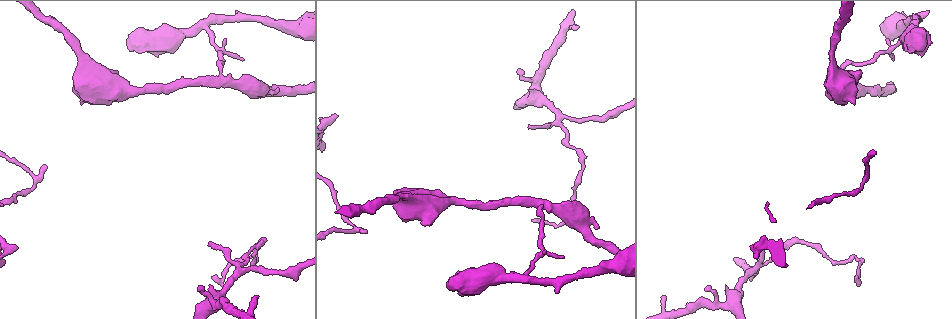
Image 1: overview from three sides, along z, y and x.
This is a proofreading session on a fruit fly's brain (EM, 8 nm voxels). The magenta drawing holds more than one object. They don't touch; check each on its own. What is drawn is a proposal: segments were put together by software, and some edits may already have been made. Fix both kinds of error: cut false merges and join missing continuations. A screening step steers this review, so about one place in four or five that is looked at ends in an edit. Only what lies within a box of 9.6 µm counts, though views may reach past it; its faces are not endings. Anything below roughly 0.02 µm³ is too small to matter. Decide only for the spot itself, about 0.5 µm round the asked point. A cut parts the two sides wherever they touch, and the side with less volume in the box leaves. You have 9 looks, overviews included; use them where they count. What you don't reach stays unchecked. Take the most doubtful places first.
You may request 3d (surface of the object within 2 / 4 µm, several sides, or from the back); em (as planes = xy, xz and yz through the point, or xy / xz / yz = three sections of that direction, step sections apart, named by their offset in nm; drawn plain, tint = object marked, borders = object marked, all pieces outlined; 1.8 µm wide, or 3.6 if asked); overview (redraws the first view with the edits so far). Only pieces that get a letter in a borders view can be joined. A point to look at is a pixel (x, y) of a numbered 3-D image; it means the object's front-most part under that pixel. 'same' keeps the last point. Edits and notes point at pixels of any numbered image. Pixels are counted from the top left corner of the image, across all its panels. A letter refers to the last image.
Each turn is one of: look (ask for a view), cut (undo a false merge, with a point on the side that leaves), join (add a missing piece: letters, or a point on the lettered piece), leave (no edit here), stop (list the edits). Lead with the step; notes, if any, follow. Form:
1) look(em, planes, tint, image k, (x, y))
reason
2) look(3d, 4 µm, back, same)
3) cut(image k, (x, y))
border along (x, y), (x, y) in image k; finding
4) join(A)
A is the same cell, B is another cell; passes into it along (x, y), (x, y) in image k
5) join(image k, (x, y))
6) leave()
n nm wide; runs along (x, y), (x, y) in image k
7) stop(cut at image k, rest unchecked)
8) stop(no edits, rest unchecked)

look(em, 3.6 µm, yz, step 16, borders, image 1, (16, 248))
free end

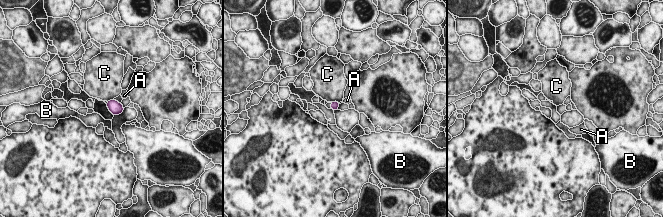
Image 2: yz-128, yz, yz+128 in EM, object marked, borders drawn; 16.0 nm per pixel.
look(em, 3.6 µm, planes, borders, same)

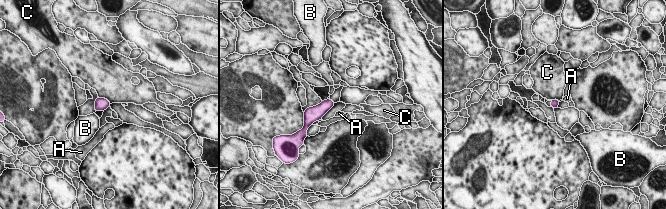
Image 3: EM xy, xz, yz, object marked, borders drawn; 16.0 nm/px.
leave()
A, B and C are other cells; border along (98, 96), (106, 98), (111, 103) in image 3; none of them fits

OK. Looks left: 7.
look(3d, 2 µm, image 1, (525, 275))
sudden change in width

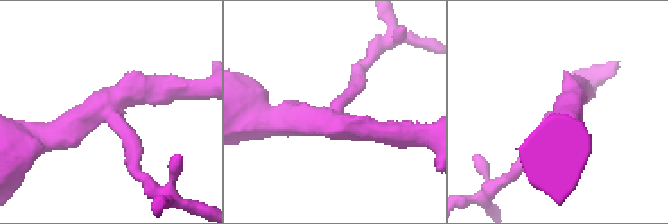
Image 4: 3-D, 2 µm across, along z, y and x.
look(em, planes, plain, image 4, (560, 113))
3 arms; shape alone is not enough

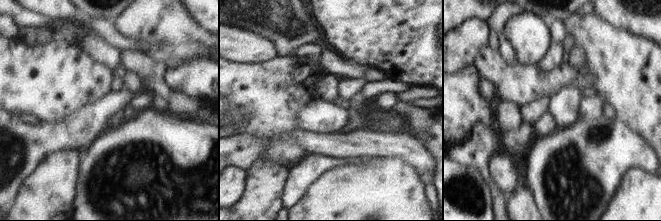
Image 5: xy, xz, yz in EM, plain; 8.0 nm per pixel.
look(em, planes, borders, same)

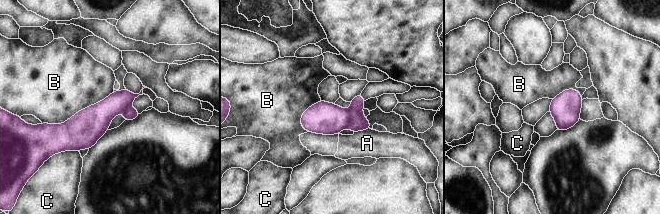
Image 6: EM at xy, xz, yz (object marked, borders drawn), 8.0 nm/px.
cut(image 6, (326, 118))
A, B and C are other cells; border along (348, 110), (350, 113), (349, 127) in image 6; a second neuron is stuck on

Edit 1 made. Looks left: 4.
look(overview)
see it whole again

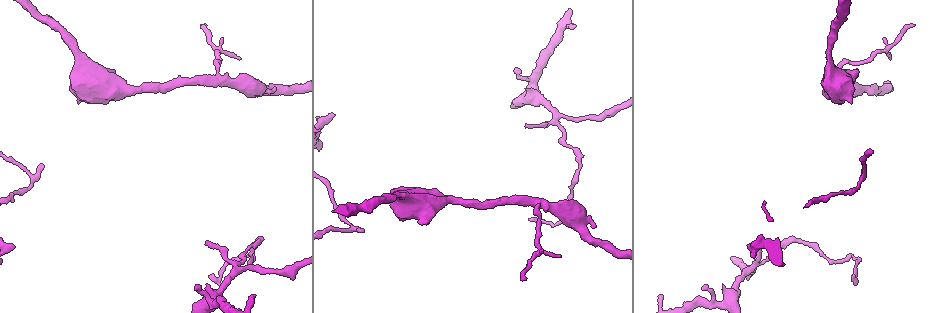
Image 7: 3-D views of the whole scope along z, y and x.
look(3d, 4 µm, image 7, (555, 115))
arms part here

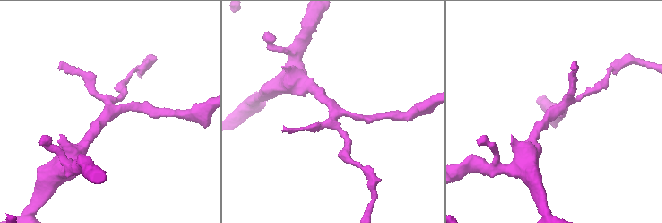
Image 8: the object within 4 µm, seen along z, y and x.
look(em, xy, step 16, plain, image 8, (108, 114))

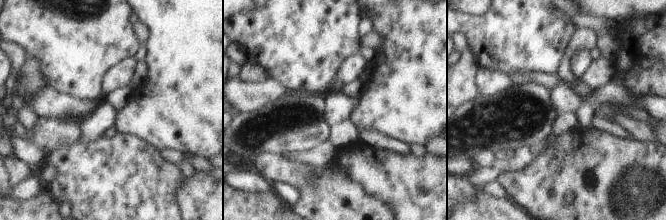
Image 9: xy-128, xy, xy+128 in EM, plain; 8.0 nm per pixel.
look(em, xy, step 16, borders, same)
see the neighbours

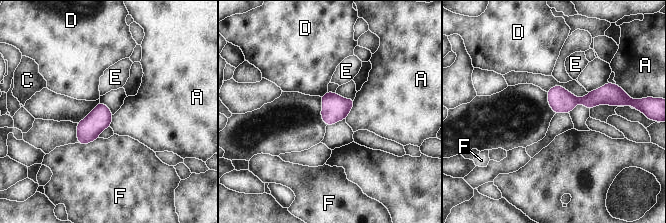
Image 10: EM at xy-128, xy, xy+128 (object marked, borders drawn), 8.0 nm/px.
leave()
170 nm wide; A, C, D, E and F are other cells; border along (621, 104), (598, 104), (590, 110) in image 10; all the same neuron

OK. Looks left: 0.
stop(cut at image 6, rest unchecked)

